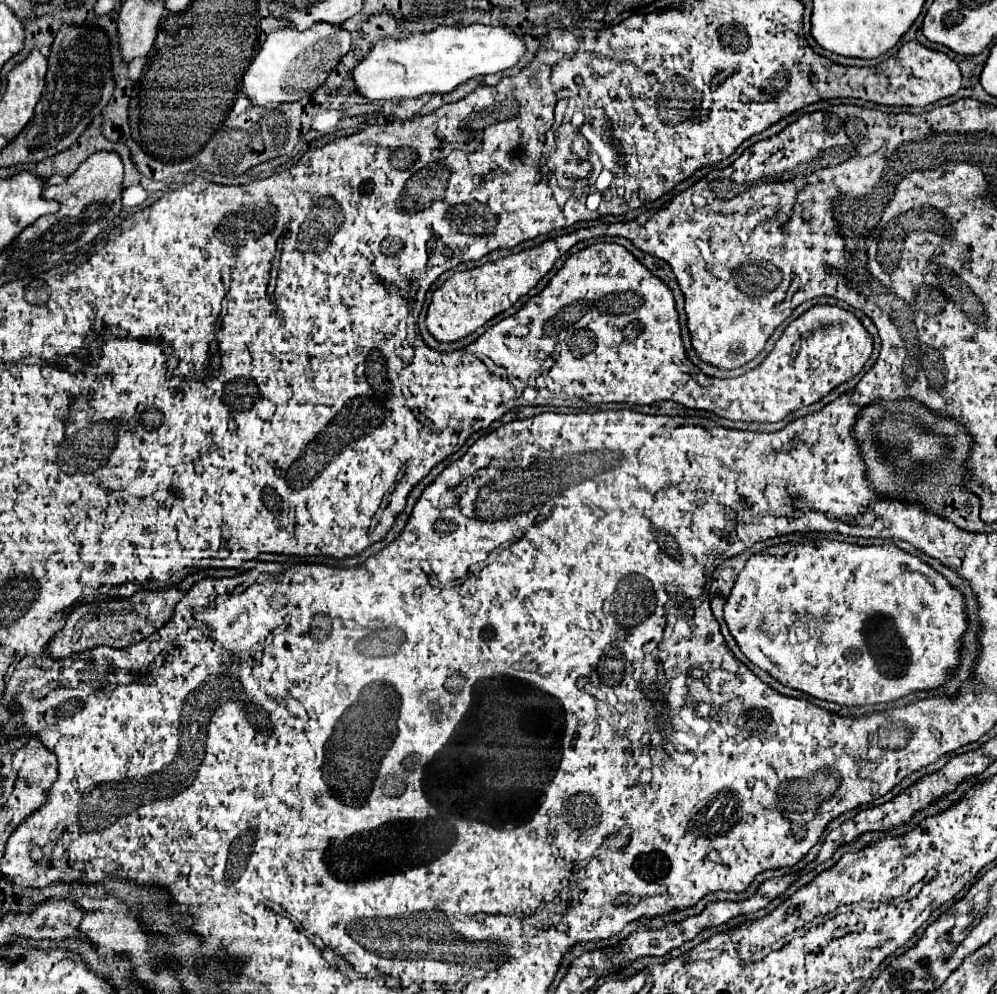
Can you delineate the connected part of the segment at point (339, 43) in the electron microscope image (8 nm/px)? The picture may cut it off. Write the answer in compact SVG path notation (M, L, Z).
M317 21L313 27L309 27L305 31L289 29L289 27L271 31L267 35L261 51L253 59L251 67L245 71L243 91L251 99L253 105L261 105L261 107L265 107L267 103L293 103L293 101L299 101L299 99L311 95L317 87L321 87L325 83L325 79L329 77L329 73L337 67L341 57L345 57L349 51L351 51L351 33L345 31L343 27L329 25L325 21Z

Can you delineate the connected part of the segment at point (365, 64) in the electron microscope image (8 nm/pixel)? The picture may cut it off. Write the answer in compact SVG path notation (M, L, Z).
M467 25L467 27L437 27L427 33L415 33L407 39L383 39L375 43L371 53L355 67L353 79L357 93L369 101L377 99L407 99L423 93L449 93L467 79L501 73L515 67L527 53L523 37L511 27L497 25Z

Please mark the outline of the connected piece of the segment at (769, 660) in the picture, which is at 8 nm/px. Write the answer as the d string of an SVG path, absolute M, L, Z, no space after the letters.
M823 539L819 543L799 543L799 545L775 545L757 555L753 555L745 569L739 573L735 587L725 601L725 623L735 637L743 655L765 669L771 677L781 681L787 687L805 691L813 697L835 701L839 705L867 705L867 703L885 703L899 699L917 689L933 689L945 683L947 679L947 661L957 661L959 655L959 639L967 627L965 603L961 591L953 589L943 575L939 575L931 565L923 563L919 557L905 553L903 549L885 543L885 545L857 545L847 542L829 541Z

